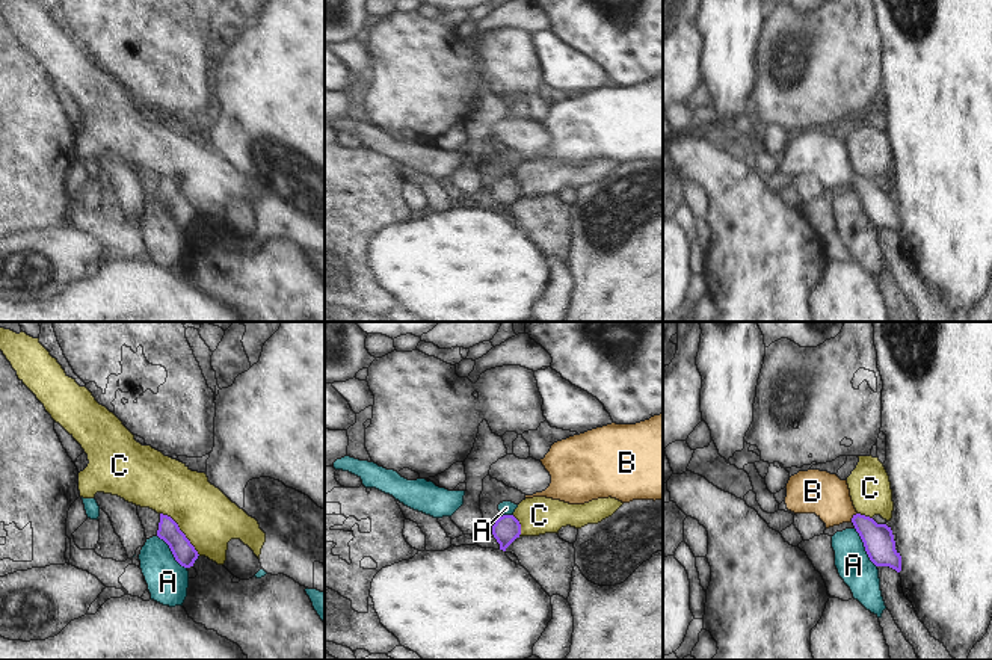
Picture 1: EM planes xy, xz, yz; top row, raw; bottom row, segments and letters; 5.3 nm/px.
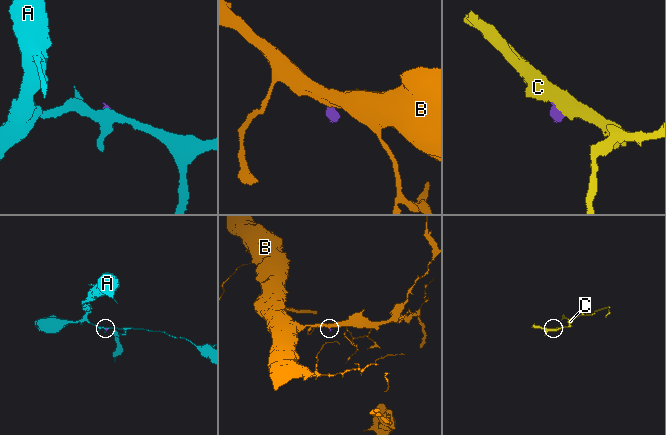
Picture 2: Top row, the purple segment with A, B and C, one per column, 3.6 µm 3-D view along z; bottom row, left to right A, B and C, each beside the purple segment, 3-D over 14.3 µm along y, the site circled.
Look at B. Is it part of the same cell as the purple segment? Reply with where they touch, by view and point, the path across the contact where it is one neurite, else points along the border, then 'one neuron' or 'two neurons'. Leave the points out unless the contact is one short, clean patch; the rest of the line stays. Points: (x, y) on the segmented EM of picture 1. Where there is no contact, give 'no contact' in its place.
yz (853, 517) | across yz (878, 539), (853, 517), (825, 494), (814, 491) | one neuron

